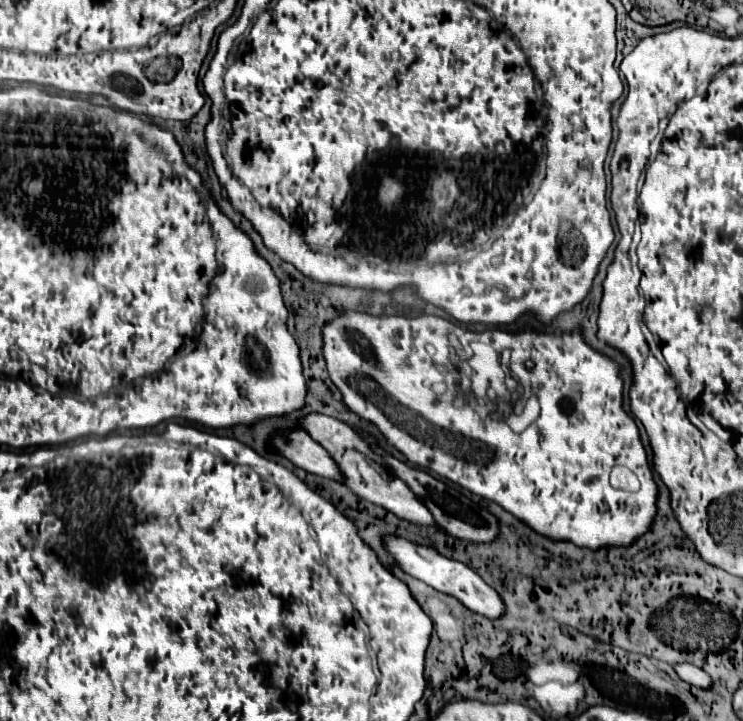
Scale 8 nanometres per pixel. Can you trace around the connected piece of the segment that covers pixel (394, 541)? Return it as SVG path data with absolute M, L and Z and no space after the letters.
M383 535L383 545L385 549L391 553L391 557L395 559L395 563L411 577L427 583L429 587L433 587L439 593L447 593L451 597L457 597L465 607L469 607L475 613L481 613L489 619L497 619L505 613L505 605L501 601L501 597L497 595L497 591L493 587L489 587L473 569L469 569L467 565L463 565L461 561L443 557L441 553L437 553L433 547L425 547L425 545L417 545L413 541L395 537L395 535Z

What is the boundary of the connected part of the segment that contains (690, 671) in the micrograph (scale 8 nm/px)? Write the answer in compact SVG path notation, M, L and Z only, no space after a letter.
M677 663L677 665L673 665L673 669L677 671L677 675L683 681L687 681L691 685L697 685L697 687L703 687L703 689L711 687L711 677L705 671L701 671L699 667L691 665L691 663Z

